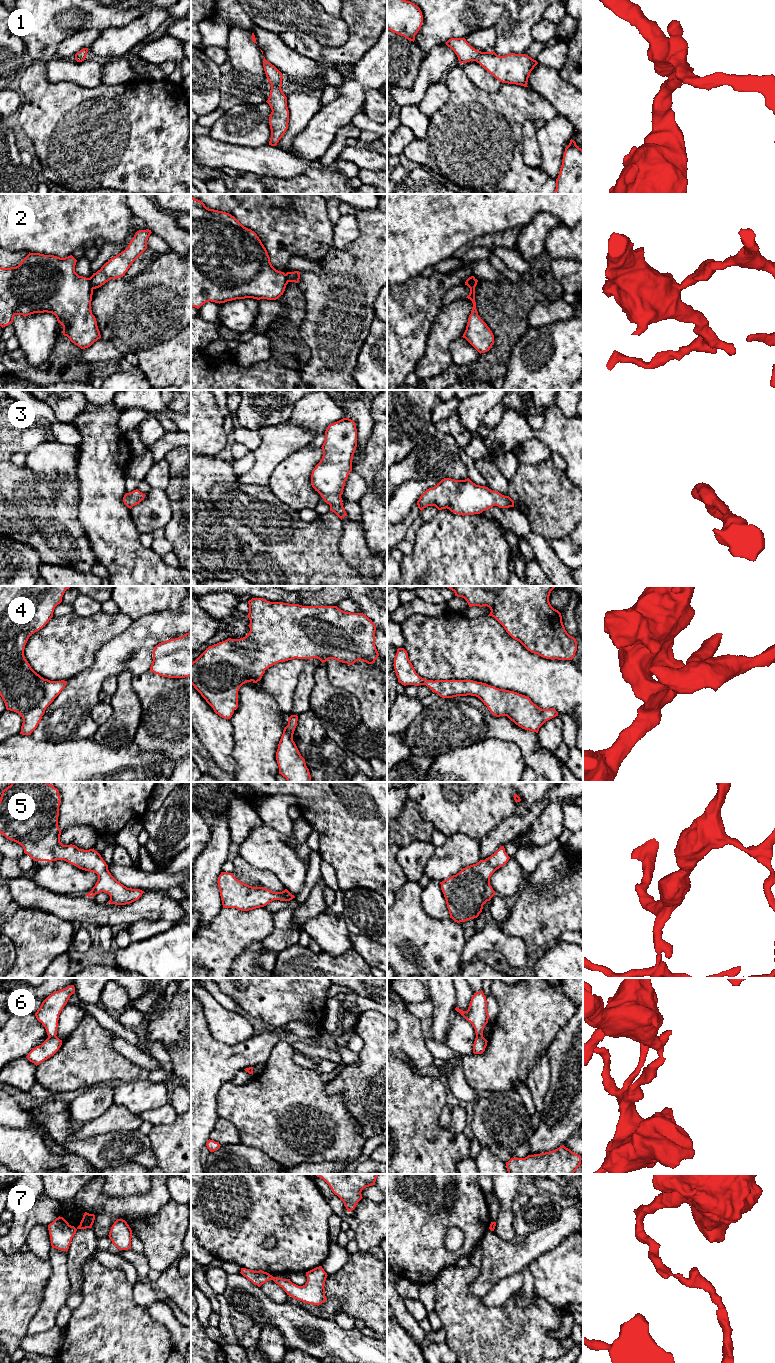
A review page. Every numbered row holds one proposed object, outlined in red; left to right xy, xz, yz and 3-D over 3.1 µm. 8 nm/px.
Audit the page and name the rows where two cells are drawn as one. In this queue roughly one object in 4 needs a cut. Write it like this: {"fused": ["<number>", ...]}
{"fused": ["2", "6", "7"]}

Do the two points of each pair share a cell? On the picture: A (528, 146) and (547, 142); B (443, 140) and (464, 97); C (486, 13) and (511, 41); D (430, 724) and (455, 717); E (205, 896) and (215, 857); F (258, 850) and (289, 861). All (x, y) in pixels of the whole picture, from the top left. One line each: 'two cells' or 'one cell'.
A: two cells
B: one cell
C: two cells
D: one cell
E: one cell
F: one cell

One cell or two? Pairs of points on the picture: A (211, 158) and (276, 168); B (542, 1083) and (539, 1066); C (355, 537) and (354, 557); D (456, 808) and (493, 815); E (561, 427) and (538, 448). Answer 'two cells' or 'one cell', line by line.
A: one cell
B: one cell
C: one cell
D: one cell
E: two cells

